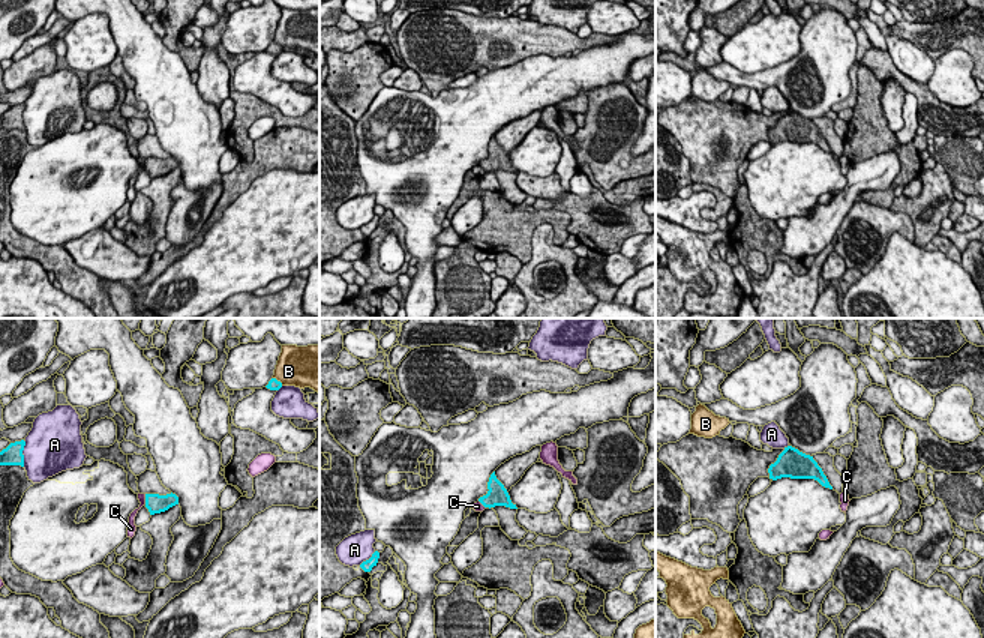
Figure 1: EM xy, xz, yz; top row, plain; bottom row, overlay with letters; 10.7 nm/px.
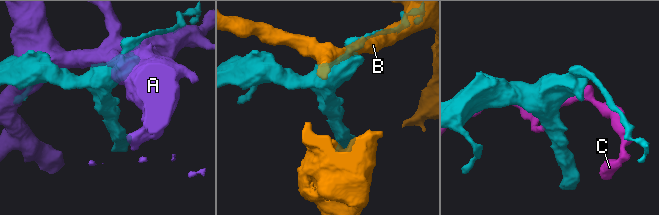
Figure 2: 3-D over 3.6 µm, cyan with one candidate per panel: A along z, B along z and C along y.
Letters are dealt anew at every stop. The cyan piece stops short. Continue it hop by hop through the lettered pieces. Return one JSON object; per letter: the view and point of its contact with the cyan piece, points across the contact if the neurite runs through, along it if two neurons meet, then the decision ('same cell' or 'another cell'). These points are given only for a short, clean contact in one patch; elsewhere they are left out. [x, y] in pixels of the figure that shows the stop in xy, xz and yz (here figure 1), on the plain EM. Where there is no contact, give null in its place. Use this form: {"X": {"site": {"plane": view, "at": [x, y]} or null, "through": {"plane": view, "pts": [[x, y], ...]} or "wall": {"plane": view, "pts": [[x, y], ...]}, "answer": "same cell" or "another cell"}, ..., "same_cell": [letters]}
{"A": {"site": {"plane": "xy", "at": [21, 117]}, "answer": "another cell"}, "B": {"site": {"plane": "xy", "at": [276, 44]}, "answer": "another cell"}, "C": {"site": {"plane": "xy", "at": [146, 162]}, "wall": {"plane": "xy", "pts": [[144, 158], [146, 167]]}, "answer": "another cell"}, "same_cell": []}

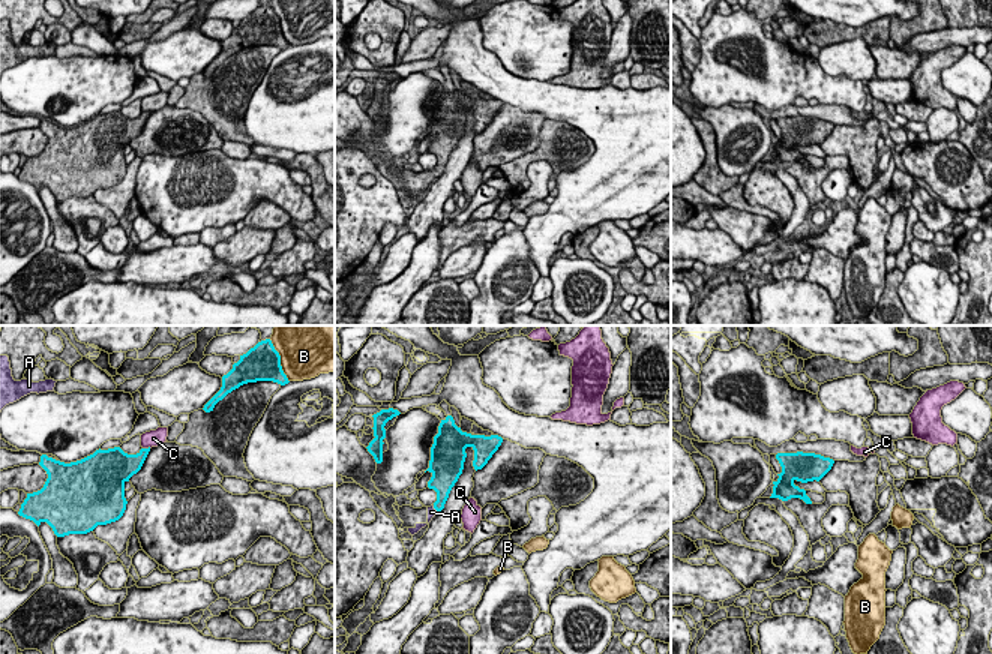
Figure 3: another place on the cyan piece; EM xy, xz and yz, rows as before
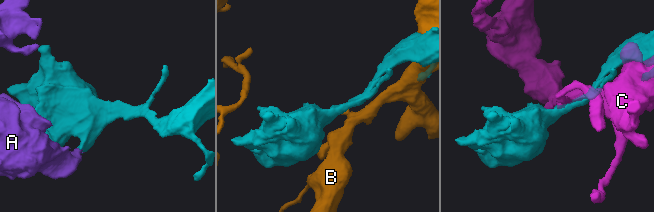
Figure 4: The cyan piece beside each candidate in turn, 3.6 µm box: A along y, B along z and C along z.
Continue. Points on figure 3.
{"A": {"site": {"plane": "xz", "at": [435, 173]}, "through": {"plane": "xz", "pts": [[441, 150], [441, 164], [435, 173], [431, 176]]}, "answer": "same cell"}, "B": {"site": {"plane": "xy", "at": [279, 24]}, "answer": "another cell"}, "C": {"site": {"plane": "xy", "at": [146, 113]}, "answer": "another cell"}, "same_cell": ["A"]}

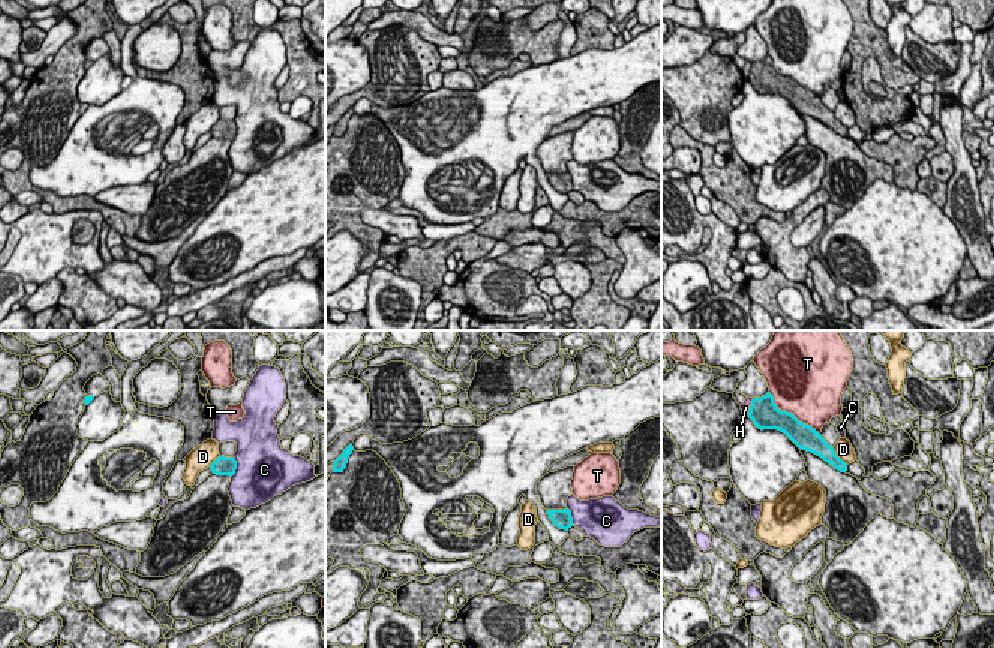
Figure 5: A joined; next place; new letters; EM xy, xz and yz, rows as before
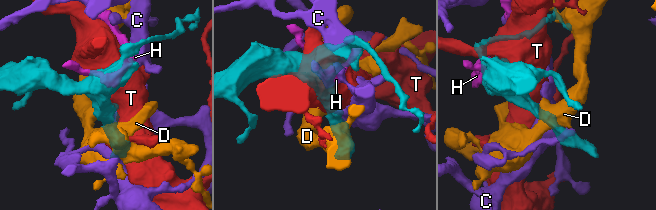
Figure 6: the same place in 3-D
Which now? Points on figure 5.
{"C": {"site": {"plane": "xy", "at": [236, 131]}, "answer": "another cell"}, "D": {"site": {"plane": "yz", "at": [837, 120]}, "answer": "another cell"}, "H": {"site": {"plane": "yz", "at": [750, 71]}, "answer": "another cell"}, "T": {"site": {"plane": "yz", "at": [790, 77]}, "answer": "another cell"}, "same_cell": []}

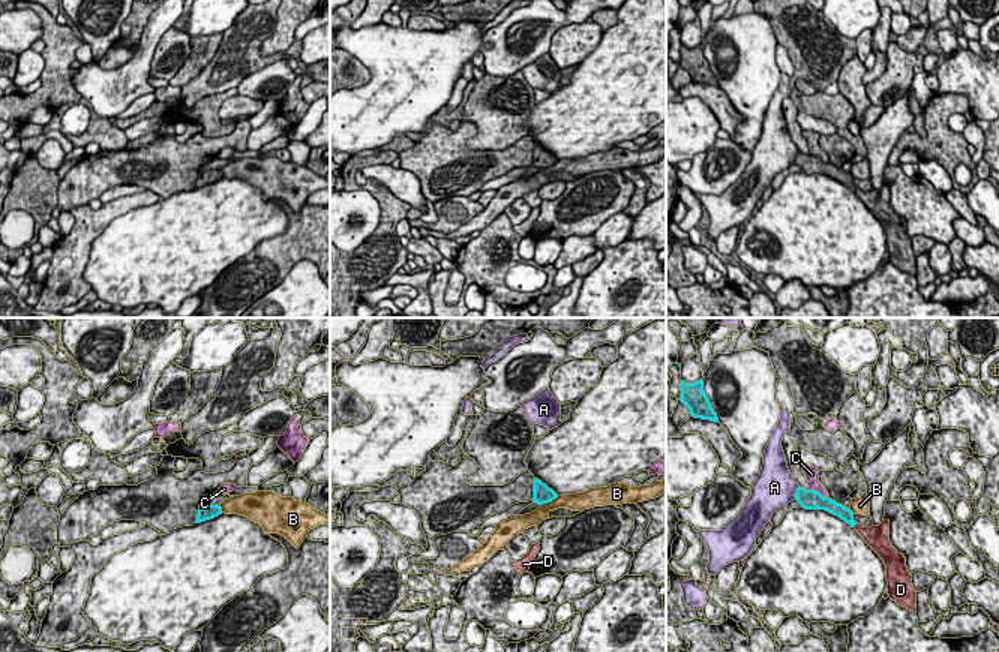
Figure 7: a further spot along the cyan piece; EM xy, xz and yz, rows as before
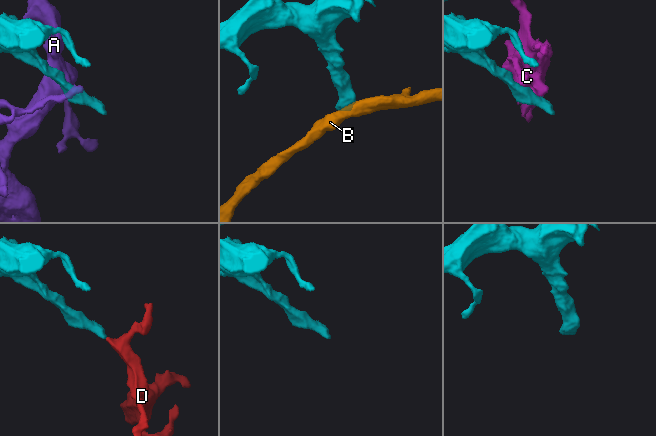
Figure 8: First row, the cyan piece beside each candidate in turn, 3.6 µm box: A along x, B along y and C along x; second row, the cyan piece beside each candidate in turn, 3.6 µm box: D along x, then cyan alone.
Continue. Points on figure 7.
{"A": {"site": {"plane": "yz", "at": [797, 156]}, "answer": "another cell"}, "B": {"site": {"plane": "xz", "at": [549, 165]}, "wall": {"plane": "xz", "pts": [[558, 161], [540, 170]]}, "answer": "another cell"}, "C": {"site": {"plane": "yz", "at": [819, 158]}, "wall": {"plane": "yz", "pts": [[810, 153], [828, 162]]}, "answer": "another cell"}, "D": {"site": {"plane": "yz", "at": [854, 189]}, "through": {"plane": "yz", "pts": [[839, 174], [854, 189], [873, 201]]}, "answer": "same cell"}, "same_cell": ["D"]}

